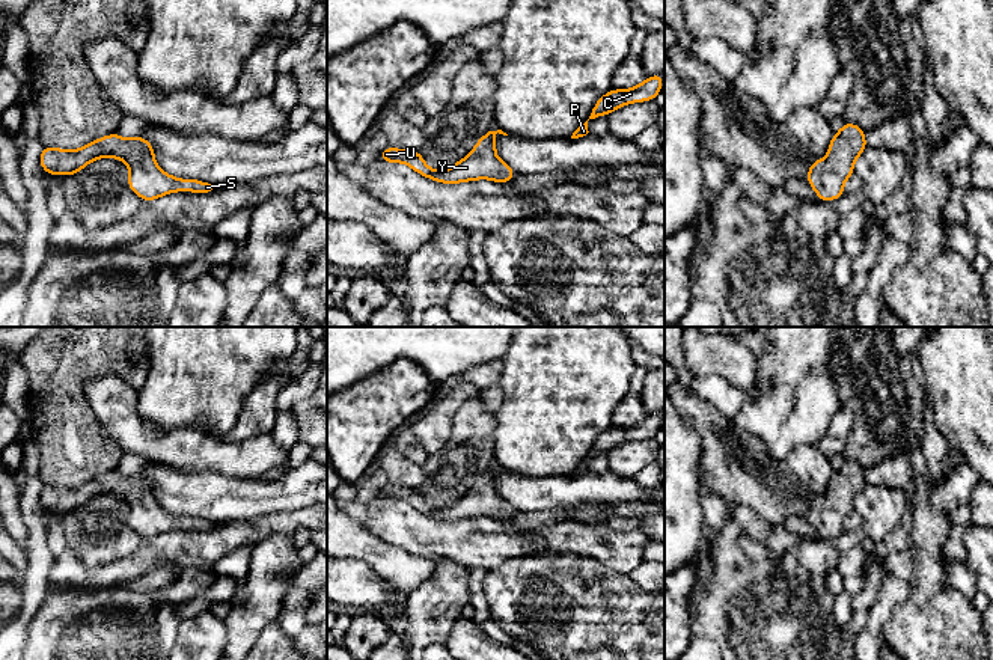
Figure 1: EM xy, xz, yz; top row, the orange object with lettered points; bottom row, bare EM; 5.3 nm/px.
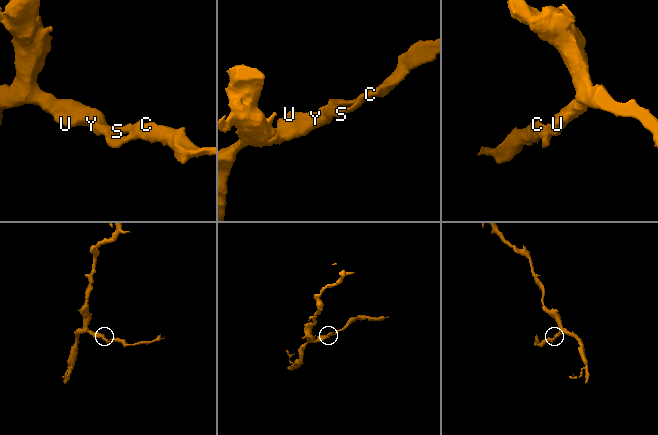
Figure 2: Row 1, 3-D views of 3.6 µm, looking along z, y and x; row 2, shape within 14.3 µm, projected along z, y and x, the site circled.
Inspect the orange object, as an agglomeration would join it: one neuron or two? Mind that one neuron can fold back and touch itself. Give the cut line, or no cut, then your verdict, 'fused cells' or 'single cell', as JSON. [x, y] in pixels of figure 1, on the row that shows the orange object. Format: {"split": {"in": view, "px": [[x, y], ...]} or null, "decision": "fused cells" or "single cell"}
{"split": null, "decision": "single cell"}

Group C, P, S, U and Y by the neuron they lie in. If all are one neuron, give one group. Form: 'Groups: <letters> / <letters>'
Groups: C P S U Y

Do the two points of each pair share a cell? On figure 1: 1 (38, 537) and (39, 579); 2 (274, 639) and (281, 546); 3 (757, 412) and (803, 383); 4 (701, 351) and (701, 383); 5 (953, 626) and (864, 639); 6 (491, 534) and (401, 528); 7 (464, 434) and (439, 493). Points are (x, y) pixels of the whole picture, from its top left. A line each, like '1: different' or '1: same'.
1: same
2: different
3: same
4: different
5: different
6: same
7: same

